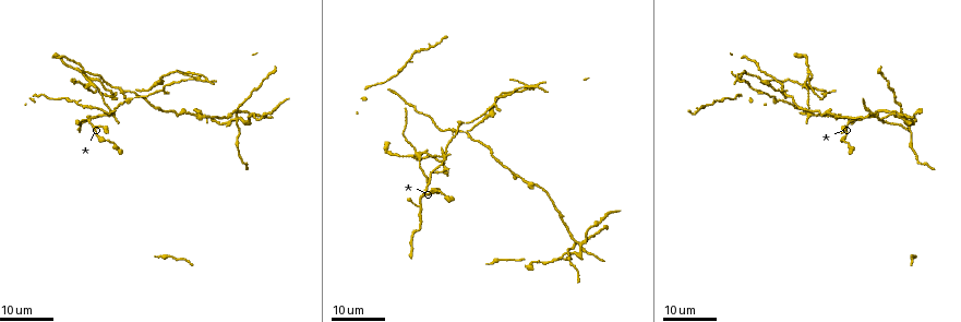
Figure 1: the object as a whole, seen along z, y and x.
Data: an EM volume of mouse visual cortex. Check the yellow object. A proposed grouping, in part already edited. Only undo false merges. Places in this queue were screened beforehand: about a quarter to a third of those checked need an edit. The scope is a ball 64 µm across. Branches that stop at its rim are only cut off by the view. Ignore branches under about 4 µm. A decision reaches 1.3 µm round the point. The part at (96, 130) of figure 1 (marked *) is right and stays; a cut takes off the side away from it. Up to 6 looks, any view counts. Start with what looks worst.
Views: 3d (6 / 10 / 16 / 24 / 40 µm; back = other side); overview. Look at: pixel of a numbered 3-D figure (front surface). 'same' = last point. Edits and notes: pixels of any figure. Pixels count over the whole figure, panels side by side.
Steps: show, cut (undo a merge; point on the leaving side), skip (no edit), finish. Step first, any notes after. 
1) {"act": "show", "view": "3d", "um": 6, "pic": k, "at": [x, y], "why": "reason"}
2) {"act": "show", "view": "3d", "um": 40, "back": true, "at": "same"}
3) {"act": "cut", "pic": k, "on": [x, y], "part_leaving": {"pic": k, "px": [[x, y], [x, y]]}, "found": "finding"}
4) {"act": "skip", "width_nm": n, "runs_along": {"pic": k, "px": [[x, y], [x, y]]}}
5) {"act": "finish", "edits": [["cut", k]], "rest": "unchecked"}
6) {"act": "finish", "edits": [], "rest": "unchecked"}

{"act": "show", "view": "3d", "um": 24, "pic": 1, "at": [234, 120], "why": "small branch off a trunk"}

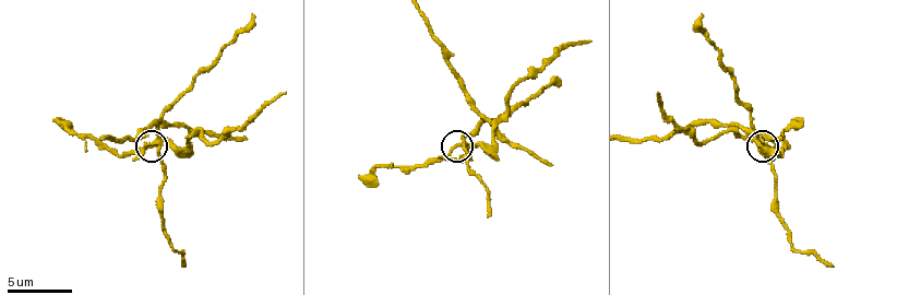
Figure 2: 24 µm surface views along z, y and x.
{"act": "show", "view": "3d", "um": 10, "pic": 2, "at": [155, 143]}

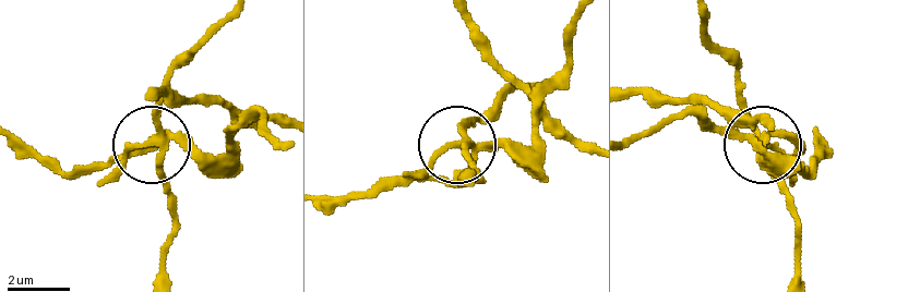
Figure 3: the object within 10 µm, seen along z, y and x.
{"act": "cut", "pic": 3, "on": [439, 178], "arms": 5, "found": "a second cell is stuck on"}

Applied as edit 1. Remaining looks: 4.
{"act": "show", "view": "3d", "um": 16, "pic": 1, "at": [442, 157], "why": "four arms meet"}

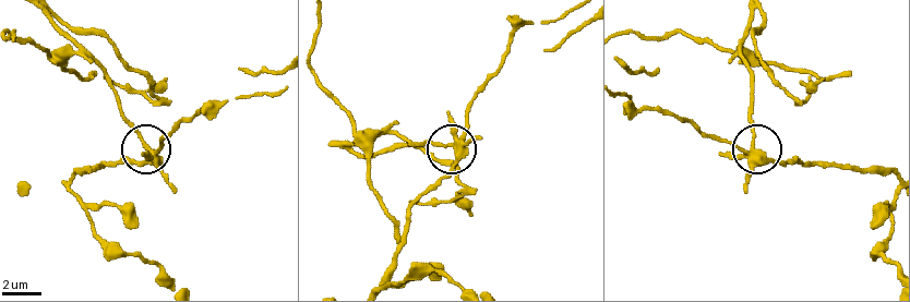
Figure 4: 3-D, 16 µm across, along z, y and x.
{"act": "show", "view": "3d", "um": 10, "pic": 4, "at": [453, 143]}

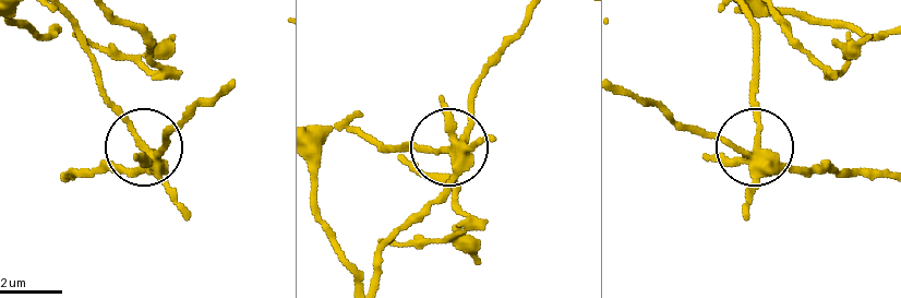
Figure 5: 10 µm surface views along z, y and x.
{"act": "cut", "pic": 5, "on": [128, 121], "part_leaving": {"pic": 5, "px": [[455, 144], [384, 153], [361, 136]]}, "found": "two cells meet here"}

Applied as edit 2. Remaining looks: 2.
{"act": "finish", "edits": [["cut", 3], ["cut", 5]], "rest": "unchecked"}

